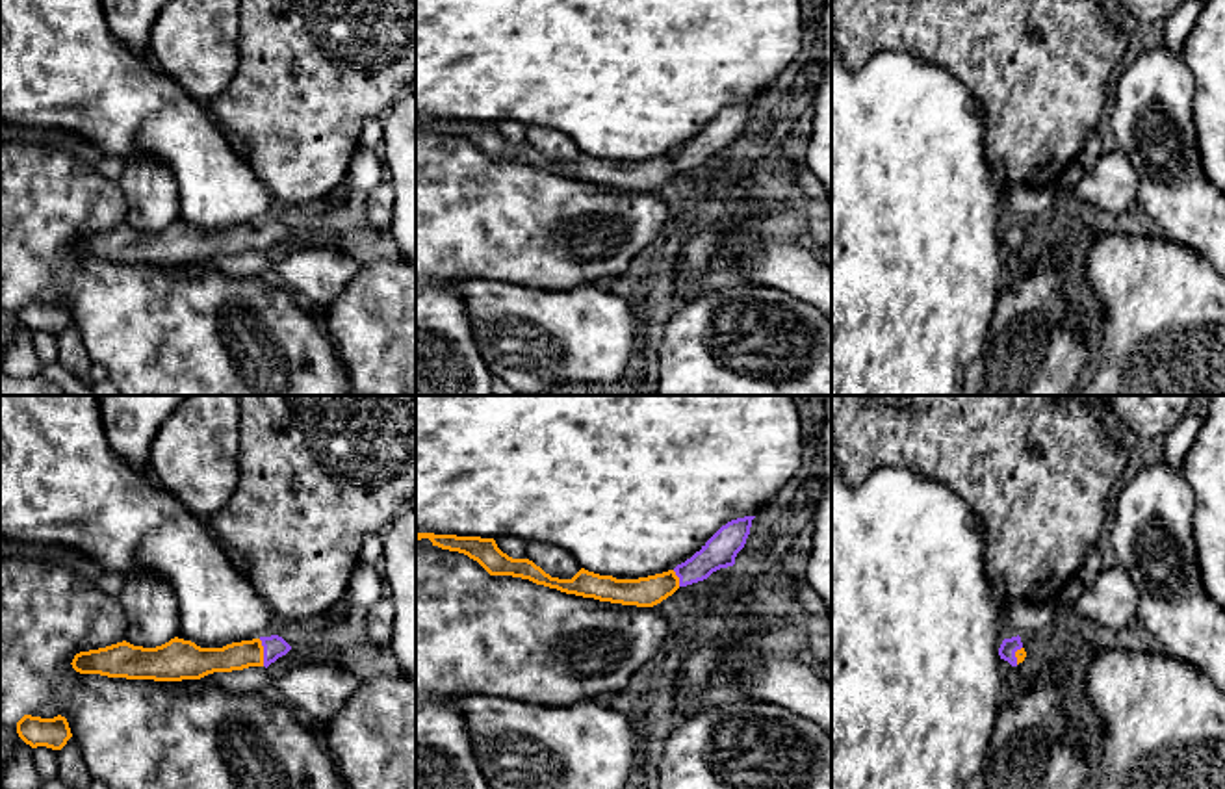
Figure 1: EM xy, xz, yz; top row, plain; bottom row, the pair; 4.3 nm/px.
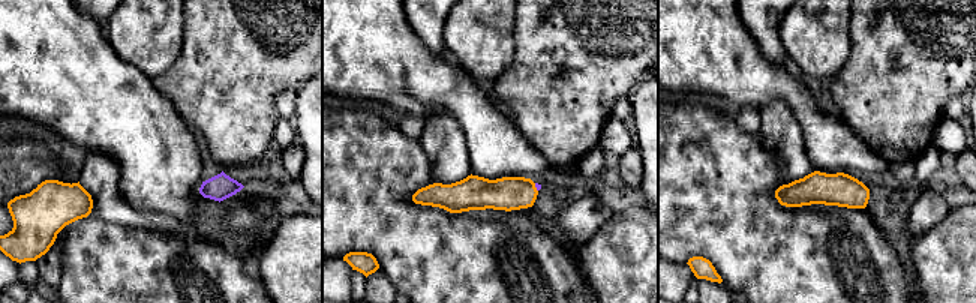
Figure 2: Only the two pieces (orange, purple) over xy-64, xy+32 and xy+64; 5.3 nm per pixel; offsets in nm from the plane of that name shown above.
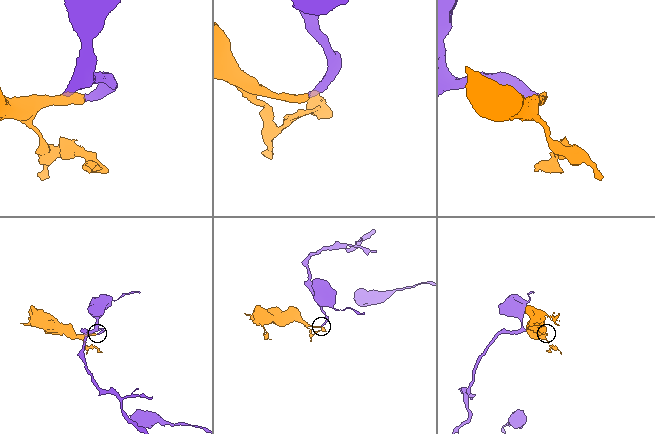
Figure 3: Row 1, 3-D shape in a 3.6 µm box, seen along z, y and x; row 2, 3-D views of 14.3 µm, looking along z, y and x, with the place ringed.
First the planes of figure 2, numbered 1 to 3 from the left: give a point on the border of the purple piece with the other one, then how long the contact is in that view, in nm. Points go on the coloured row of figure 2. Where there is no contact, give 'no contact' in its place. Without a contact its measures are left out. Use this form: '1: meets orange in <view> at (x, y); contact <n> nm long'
1: no contact
2: meets orange in xy+32 at (535, 188); contact 50 nm long
3: no contact

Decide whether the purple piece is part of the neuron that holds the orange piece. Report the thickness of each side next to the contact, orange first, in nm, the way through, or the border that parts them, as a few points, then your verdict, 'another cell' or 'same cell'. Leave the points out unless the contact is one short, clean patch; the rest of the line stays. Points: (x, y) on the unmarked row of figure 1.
120/100 nm | across xy (236, 240), (262, 236), (275, 231) | same cell

